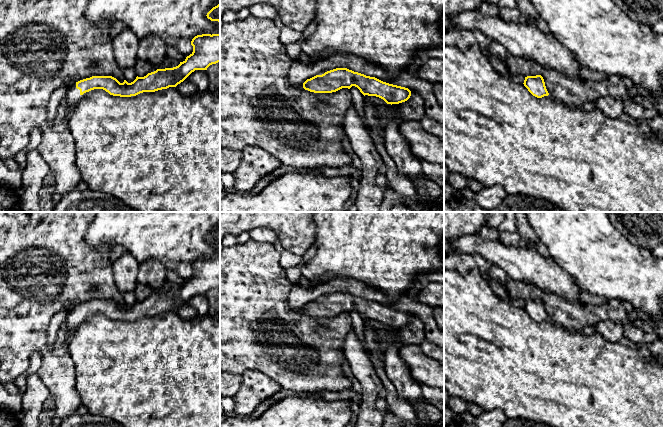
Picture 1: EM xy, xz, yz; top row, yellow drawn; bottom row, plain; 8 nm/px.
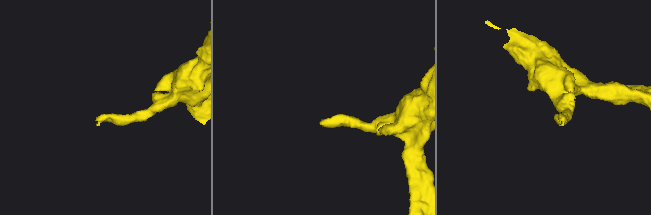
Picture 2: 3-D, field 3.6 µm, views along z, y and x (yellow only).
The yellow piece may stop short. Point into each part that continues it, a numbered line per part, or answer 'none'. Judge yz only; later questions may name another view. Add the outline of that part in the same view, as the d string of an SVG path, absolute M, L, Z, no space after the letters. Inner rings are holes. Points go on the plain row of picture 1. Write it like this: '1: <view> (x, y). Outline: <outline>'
none

